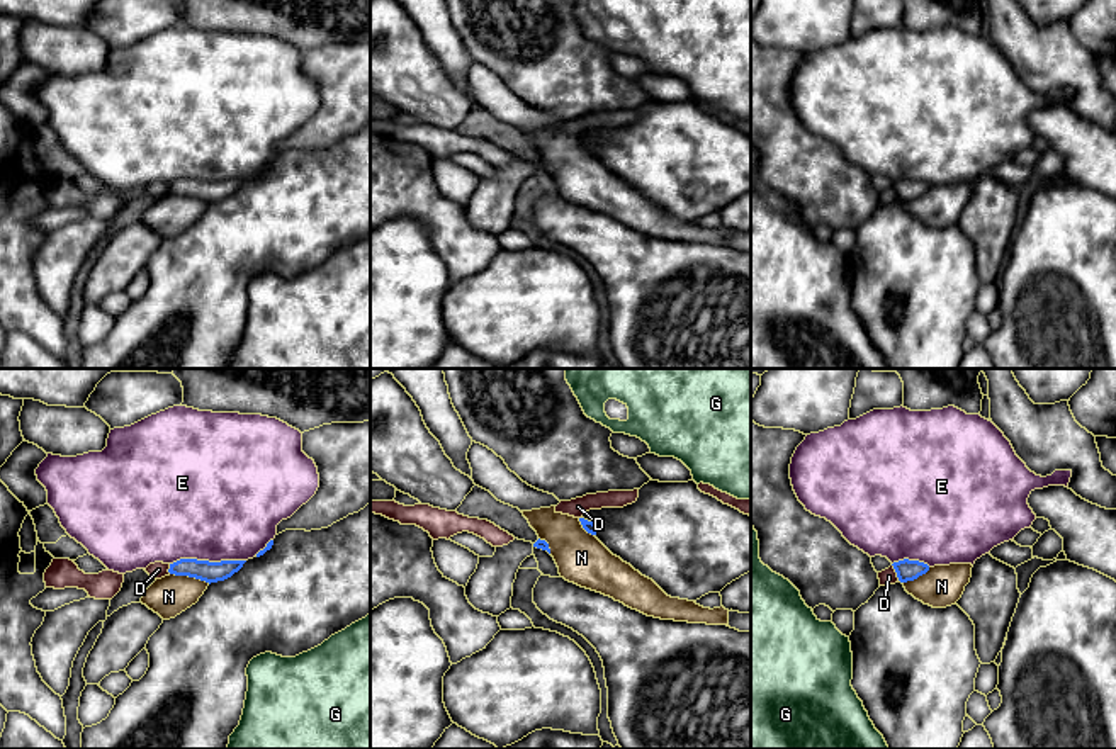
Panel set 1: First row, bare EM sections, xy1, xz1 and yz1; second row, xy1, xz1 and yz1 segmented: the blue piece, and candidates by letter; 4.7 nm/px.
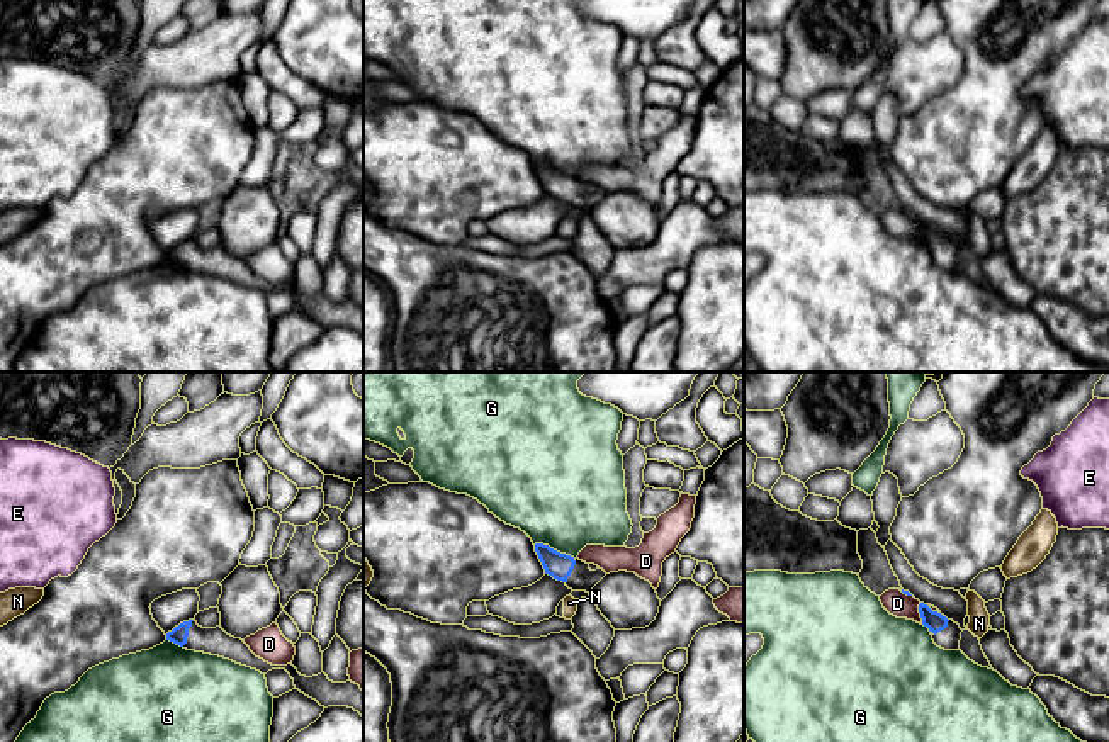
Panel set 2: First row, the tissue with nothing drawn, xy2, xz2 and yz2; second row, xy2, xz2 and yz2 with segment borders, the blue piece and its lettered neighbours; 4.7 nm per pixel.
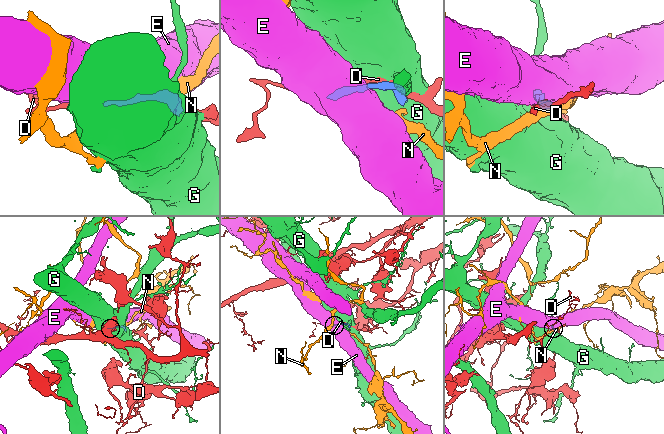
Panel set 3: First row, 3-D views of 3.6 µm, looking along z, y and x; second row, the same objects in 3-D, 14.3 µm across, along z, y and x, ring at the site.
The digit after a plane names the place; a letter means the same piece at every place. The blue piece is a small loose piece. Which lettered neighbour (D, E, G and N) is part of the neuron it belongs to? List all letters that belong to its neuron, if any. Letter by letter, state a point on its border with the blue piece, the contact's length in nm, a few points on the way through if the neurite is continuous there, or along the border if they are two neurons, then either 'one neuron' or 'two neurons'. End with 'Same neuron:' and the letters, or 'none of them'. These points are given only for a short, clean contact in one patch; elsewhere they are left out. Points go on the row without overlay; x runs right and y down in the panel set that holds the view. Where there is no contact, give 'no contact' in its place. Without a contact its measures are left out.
D: yz2 (919, 231) | 110 nm | two neurons
E: xy1 (208, 180) | 360 nm | two neurons
G: xz2 (552, 168) | 220 nm | along xz2 (534, 163), (547, 163), (574, 177) | two neurons
N: xy1 (191, 196) | 200 nm | along xy1 (170, 192), (194, 196), (209, 202) | two neurons
Same neuron: none of them

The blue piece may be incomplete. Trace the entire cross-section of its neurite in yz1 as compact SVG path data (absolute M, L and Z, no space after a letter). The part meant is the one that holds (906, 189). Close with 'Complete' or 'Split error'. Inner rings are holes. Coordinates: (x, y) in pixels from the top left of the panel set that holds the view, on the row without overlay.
M899 180L892 183L900 202L914 200L929 190L929 185L919 180Z. Complete

